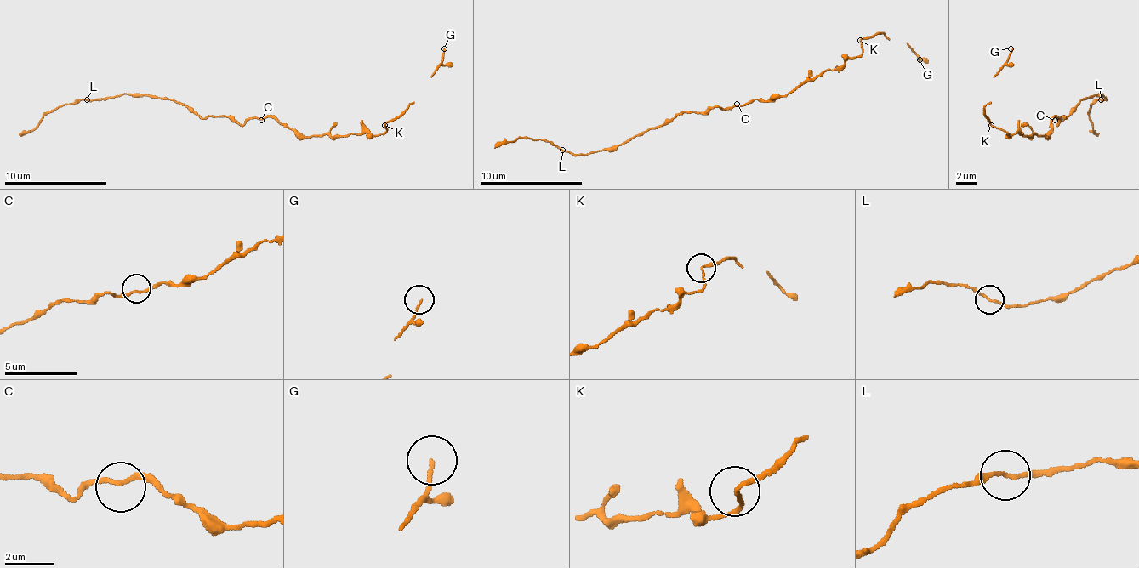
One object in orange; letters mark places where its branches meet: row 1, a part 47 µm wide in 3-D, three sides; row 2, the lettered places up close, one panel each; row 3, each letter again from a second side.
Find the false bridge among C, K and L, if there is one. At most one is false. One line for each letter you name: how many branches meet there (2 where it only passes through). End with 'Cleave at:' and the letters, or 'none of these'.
Cleave at: none of these

